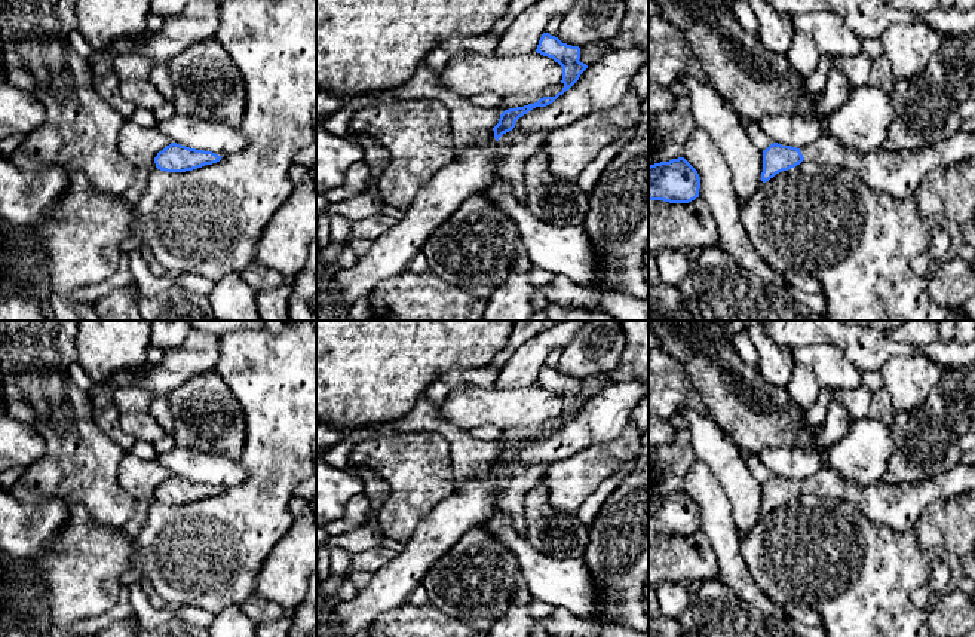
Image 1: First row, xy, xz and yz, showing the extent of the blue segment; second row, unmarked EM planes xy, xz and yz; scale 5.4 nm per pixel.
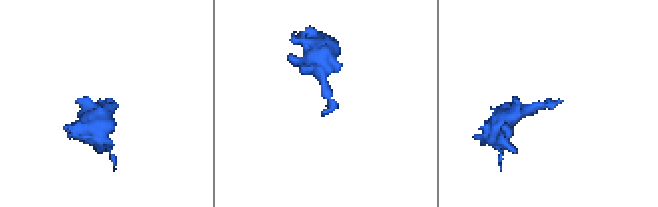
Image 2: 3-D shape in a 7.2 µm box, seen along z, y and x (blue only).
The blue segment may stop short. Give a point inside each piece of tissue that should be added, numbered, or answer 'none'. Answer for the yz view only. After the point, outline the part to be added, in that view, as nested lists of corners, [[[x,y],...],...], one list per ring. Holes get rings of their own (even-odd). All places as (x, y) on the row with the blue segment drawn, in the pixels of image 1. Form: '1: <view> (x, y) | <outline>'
1: yz (900, 174) | [[[957,131],[935,146],[898,153],[861,151],[824,135],[800,148],[804,160],[852,169],[871,190],[896,199],[913,199],[922,180],[933,168],[975,157],[975,132]]]

